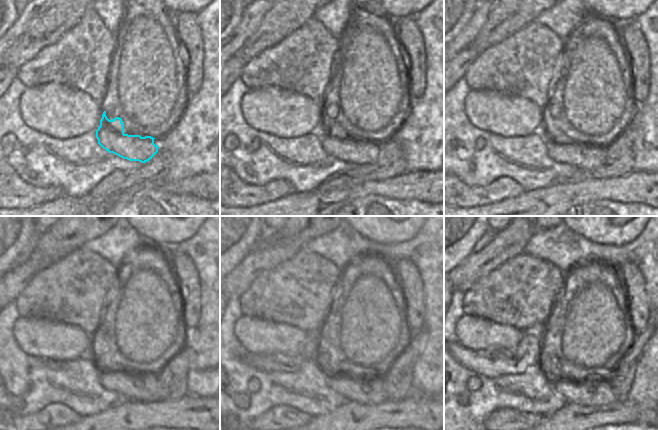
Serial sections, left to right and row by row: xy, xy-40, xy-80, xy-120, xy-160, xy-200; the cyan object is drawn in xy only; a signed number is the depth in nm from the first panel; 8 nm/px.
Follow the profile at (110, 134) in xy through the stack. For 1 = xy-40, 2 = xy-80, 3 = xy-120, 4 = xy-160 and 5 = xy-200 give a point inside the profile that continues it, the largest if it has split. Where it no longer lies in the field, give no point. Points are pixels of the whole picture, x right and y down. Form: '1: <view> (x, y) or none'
1: xy-40 (342, 146)
2: xy-80 (590, 155)
3: xy-120 (134, 384)
4: xy-160 (368, 389)
5: xy-200 (595, 392)

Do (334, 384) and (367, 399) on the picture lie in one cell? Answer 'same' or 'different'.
same

